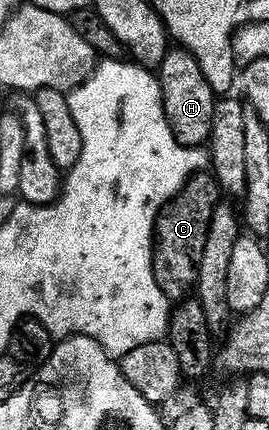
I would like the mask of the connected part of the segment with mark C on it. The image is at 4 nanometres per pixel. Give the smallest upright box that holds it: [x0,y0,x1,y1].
[152,173,222,305]

